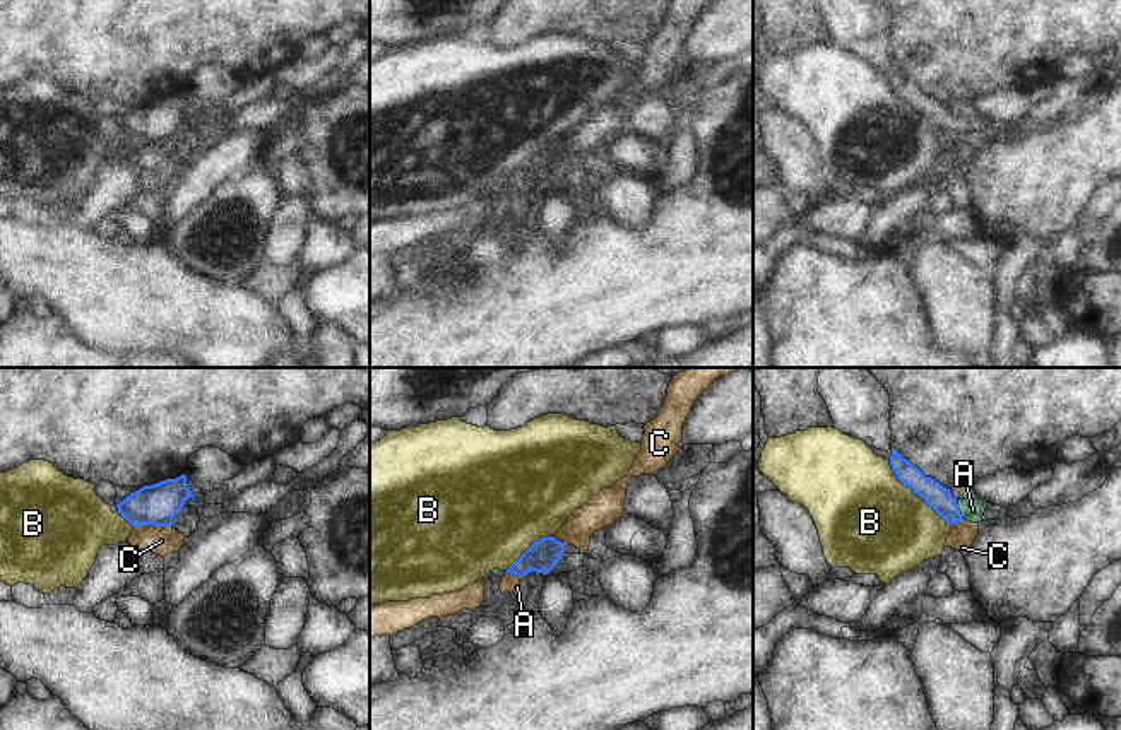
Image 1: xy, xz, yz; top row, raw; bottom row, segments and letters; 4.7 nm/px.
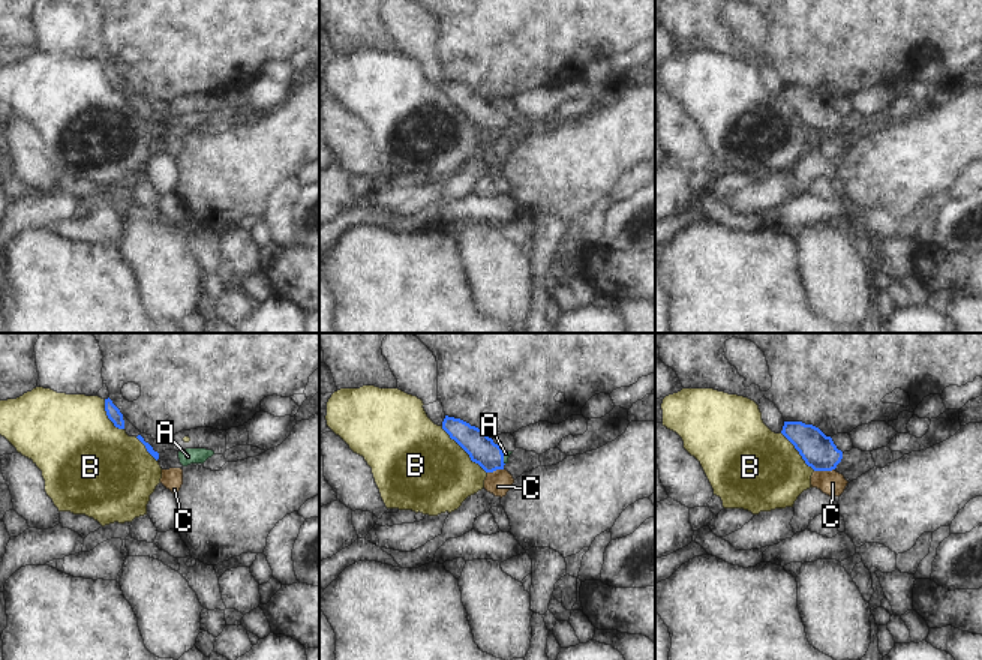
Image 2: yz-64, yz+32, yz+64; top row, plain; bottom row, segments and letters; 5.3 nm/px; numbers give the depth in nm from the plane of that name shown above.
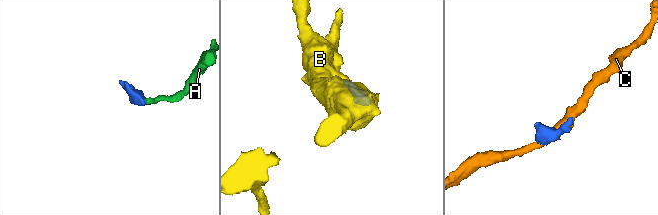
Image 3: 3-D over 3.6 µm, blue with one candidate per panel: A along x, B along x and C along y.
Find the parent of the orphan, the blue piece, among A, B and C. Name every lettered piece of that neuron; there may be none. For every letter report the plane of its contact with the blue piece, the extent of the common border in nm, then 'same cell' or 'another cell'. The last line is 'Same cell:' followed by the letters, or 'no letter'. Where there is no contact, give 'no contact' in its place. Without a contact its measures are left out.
A: yz | 100 nm | same cell
B: yz | 420 nm | another cell
C: xy | 180 nm | another cell
Same cell: A

